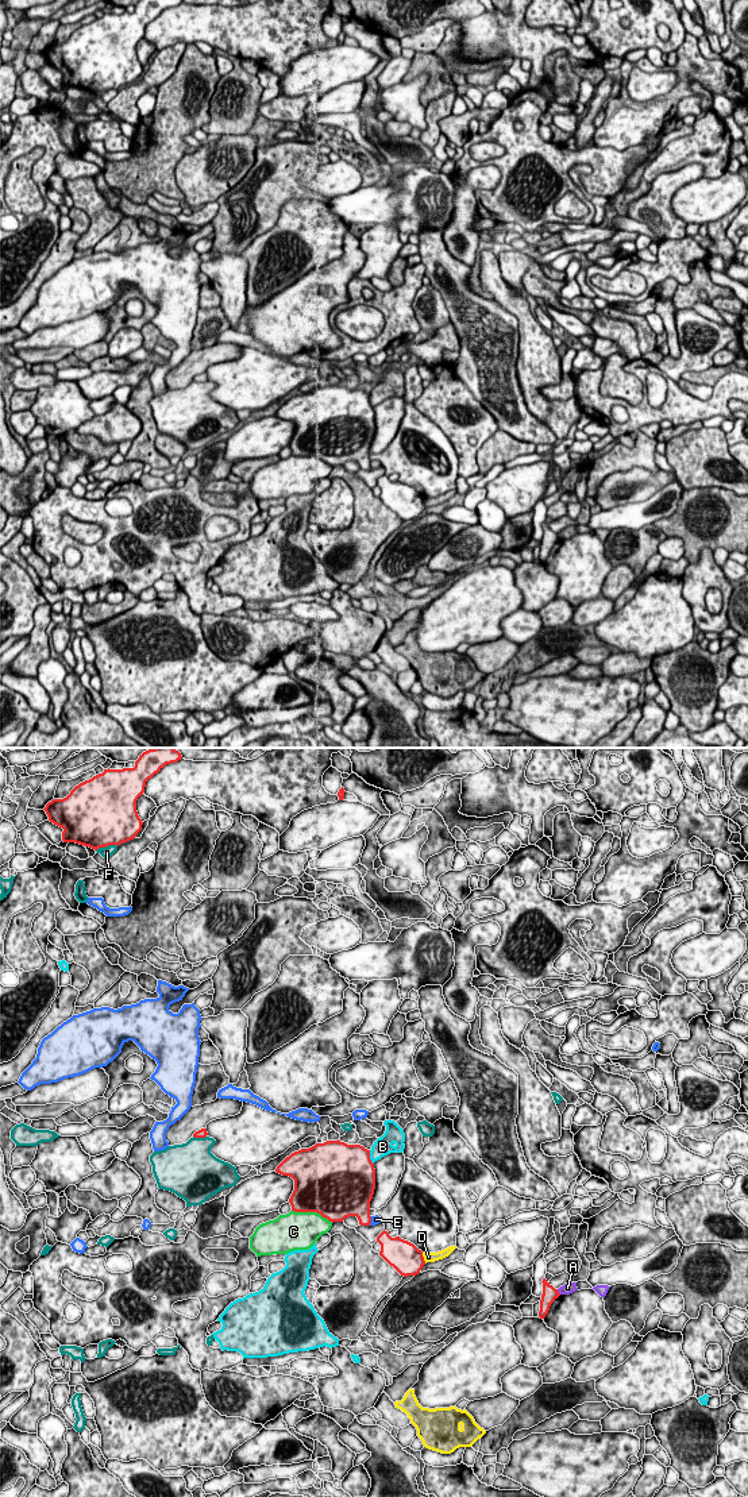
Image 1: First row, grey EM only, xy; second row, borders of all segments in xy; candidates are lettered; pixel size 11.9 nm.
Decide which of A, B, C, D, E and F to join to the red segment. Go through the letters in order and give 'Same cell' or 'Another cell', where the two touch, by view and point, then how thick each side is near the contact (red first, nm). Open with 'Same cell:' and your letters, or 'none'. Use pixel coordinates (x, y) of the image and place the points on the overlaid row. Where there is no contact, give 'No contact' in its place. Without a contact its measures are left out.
Same cell: none
A: Another cell. Touches red at xy (558, 1292). Thickness 180 nm (red) against 130 nm
B: Another cell. Touches red at xy (369, 1157). Thickness 500 nm (red) against 220 nm
C: Another cell. Touches red at xy (312, 1211). Thickness 500 nm (red) against 420 nm
D: Another cell. Touches red at xy (423, 1258). Thickness 360 nm (red) against 130 nm
E: Another cell. Touches red at xy (370, 1220). Thickness 280 nm (red) against 100 nm
F: Another cell. Touches red at xy (107, 845). Thickness 500 nm (red) against 140 nm

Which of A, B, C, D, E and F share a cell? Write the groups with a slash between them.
A / B / C / D / E / F

